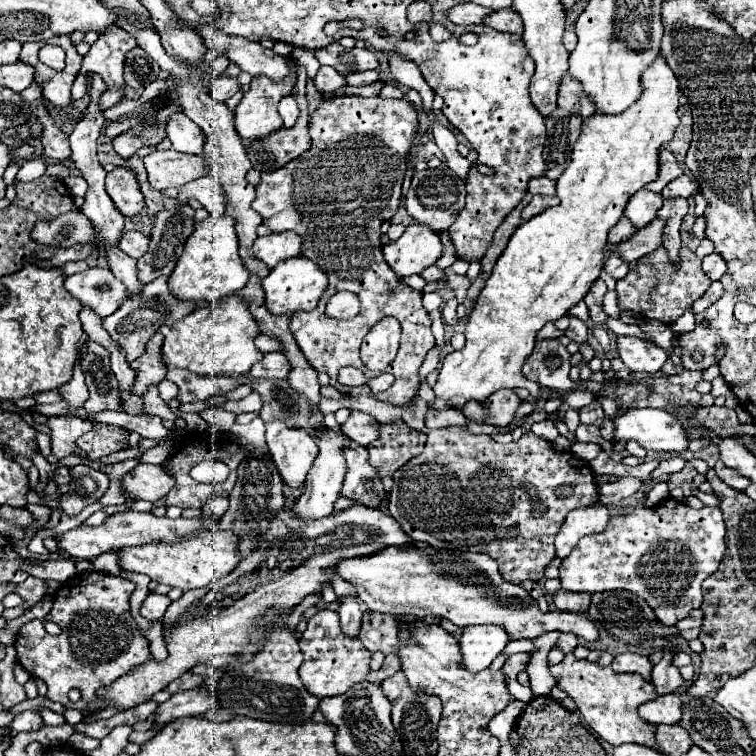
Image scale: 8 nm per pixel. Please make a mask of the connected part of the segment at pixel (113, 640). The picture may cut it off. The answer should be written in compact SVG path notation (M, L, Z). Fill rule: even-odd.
M100 571L78 573L54 595L54 605L44 619L22 625L14 643L18 663L32 677L42 679L48 685L48 697L52 701L86 713L86 707L98 701L98 689L108 687L118 677L128 675L134 667L150 659L148 641L142 637L130 613L130 595L134 589L136 583L124 577ZM44 621L56 621L62 627L62 635L48 635ZM78 645L82 647L82 653ZM72 689L80 689L82 701L72 703L68 699Z

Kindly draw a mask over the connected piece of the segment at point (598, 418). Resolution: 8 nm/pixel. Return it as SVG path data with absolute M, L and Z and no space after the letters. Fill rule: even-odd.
M595 399L590 406L585 406L579 411L579 418L582 424L594 424L598 427L601 426L604 420L604 411L601 407L601 404L597 399ZM599 407L599 410L598 410Z

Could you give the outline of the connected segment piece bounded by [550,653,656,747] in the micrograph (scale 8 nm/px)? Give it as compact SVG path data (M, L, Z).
M566 653L564 659L556 665L550 665L550 673L558 679L558 687L572 697L584 721L608 743L640 743L654 747L654 725L646 723L638 715L638 705L656 697L654 685L636 673L614 673L608 667L600 667L588 659L576 659L574 653Z

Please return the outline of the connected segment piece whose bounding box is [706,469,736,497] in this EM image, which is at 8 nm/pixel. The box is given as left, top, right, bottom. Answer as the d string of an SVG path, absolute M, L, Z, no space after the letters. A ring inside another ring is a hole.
M708 469L708 473L706 473L706 479L708 479L708 483L712 485L712 489L714 489L716 497L718 497L718 495L734 495L734 493L736 493L734 489L730 489L726 483L722 483L722 481L716 477L714 469Z

